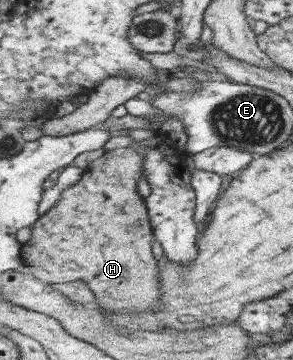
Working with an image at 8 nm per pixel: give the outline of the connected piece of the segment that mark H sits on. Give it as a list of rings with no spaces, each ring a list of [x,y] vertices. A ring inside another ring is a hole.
[[[121,147],[103,153],[84,172],[83,179],[73,187],[63,191],[59,203],[42,215],[33,226],[32,237],[23,244],[23,259],[28,272],[49,283],[71,283],[83,281],[105,297],[105,307],[109,311],[161,311],[163,290],[159,276],[159,262],[153,255],[156,240],[151,224],[150,211],[146,198],[139,195],[139,179],[143,177],[145,158],[133,147]]]

